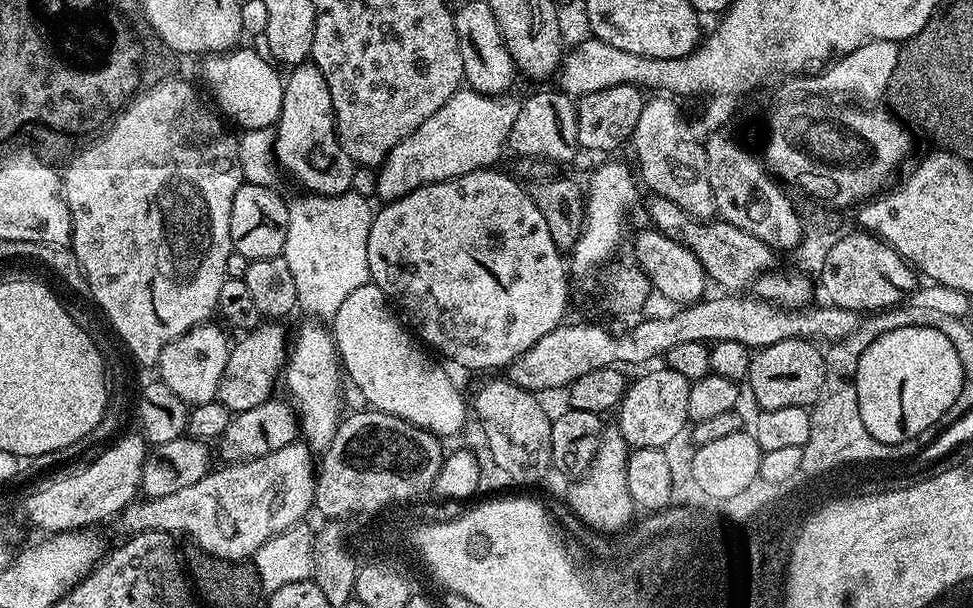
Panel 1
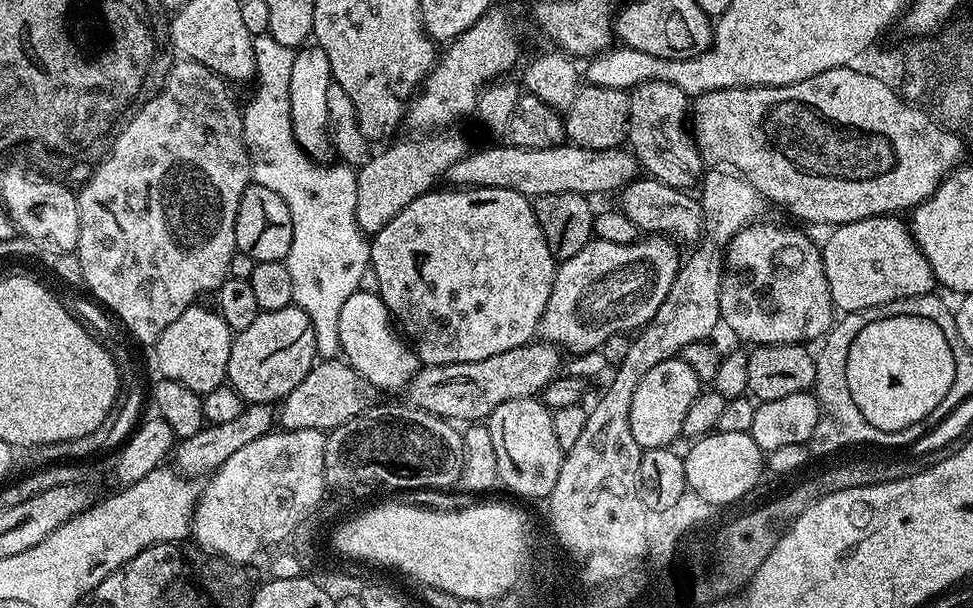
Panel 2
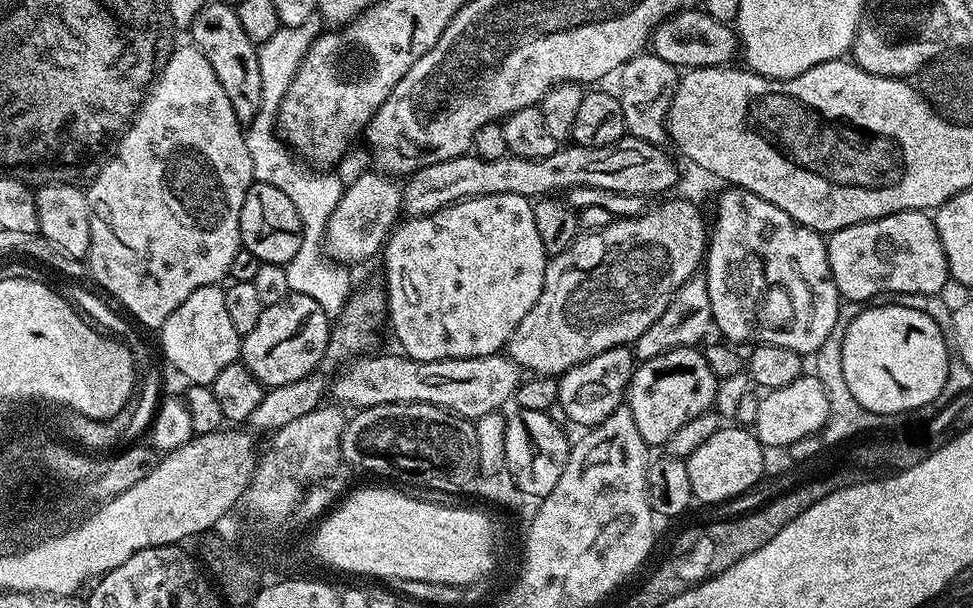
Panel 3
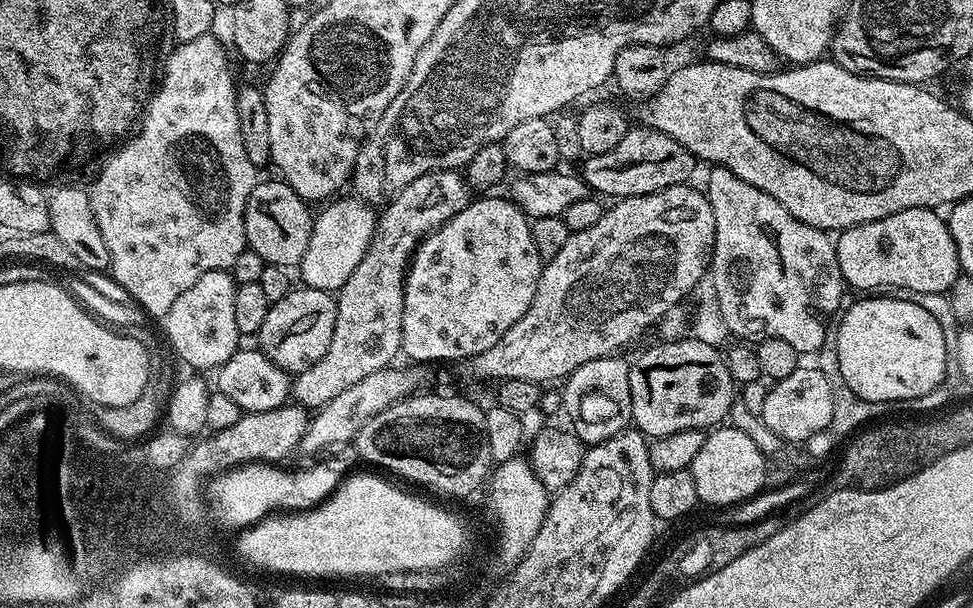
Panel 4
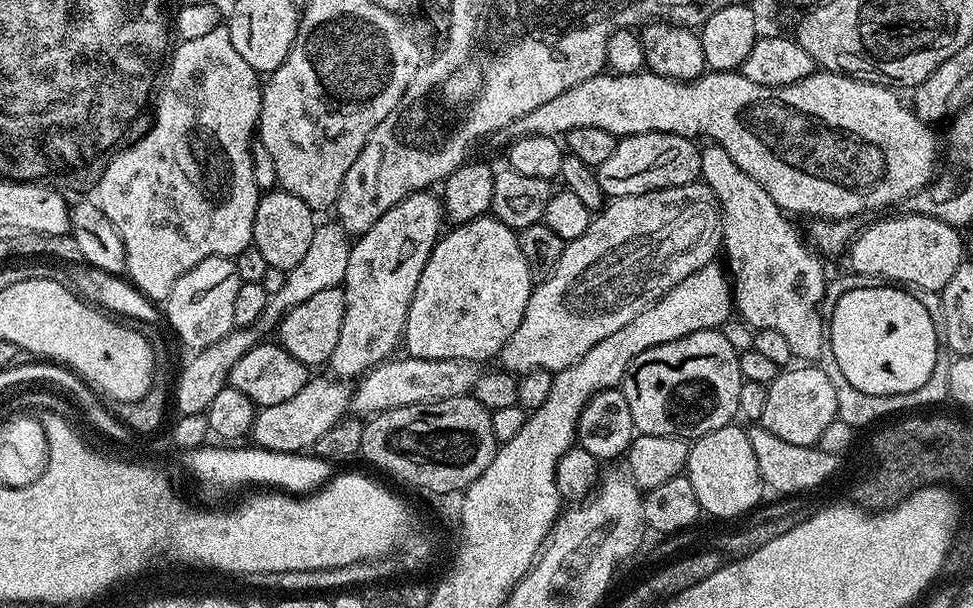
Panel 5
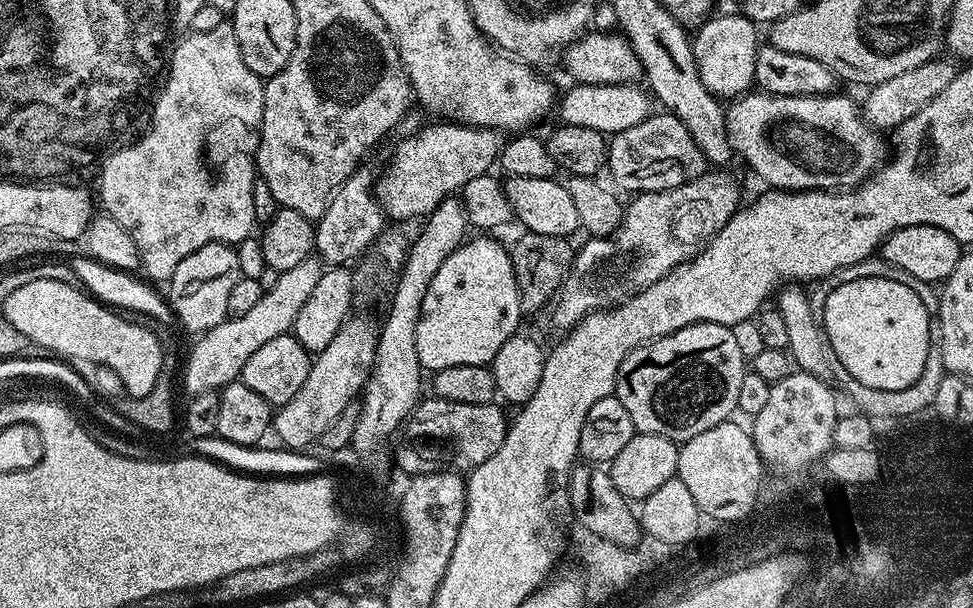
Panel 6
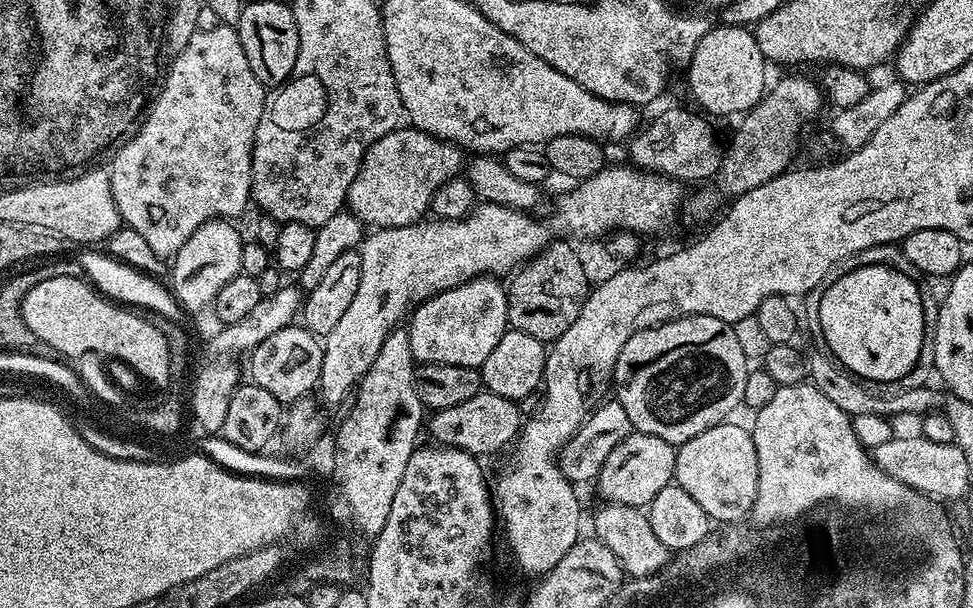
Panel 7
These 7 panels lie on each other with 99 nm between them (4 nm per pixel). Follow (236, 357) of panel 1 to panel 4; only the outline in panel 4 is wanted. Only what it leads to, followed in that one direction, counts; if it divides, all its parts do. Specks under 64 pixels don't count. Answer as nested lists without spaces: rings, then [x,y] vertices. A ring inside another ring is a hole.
[[[303,286],[293,287],[292,291],[286,294],[286,298],[269,304],[268,313],[262,322],[262,330],[258,333],[258,347],[266,354],[266,358],[270,358],[270,362],[277,364],[283,372],[289,374],[301,372],[314,366],[314,362],[318,362],[322,354],[330,350],[330,338],[334,338],[335,321],[336,296],[333,293]]]

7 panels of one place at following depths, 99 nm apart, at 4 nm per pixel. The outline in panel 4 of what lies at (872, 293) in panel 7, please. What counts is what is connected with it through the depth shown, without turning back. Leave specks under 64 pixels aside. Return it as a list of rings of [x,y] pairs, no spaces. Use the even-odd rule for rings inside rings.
[[[895,294],[865,296],[868,296],[865,300],[860,300],[849,308],[847,305],[843,309],[839,317],[840,325],[834,328],[838,366],[842,378],[846,378],[846,386],[850,386],[850,390],[854,390],[860,400],[868,400],[871,404],[881,406],[896,404],[899,400],[907,402],[914,398],[922,398],[922,394],[930,394],[930,390],[939,388],[948,374],[950,346],[934,314],[930,314],[930,310],[922,310],[922,306],[914,302],[899,300]]]

